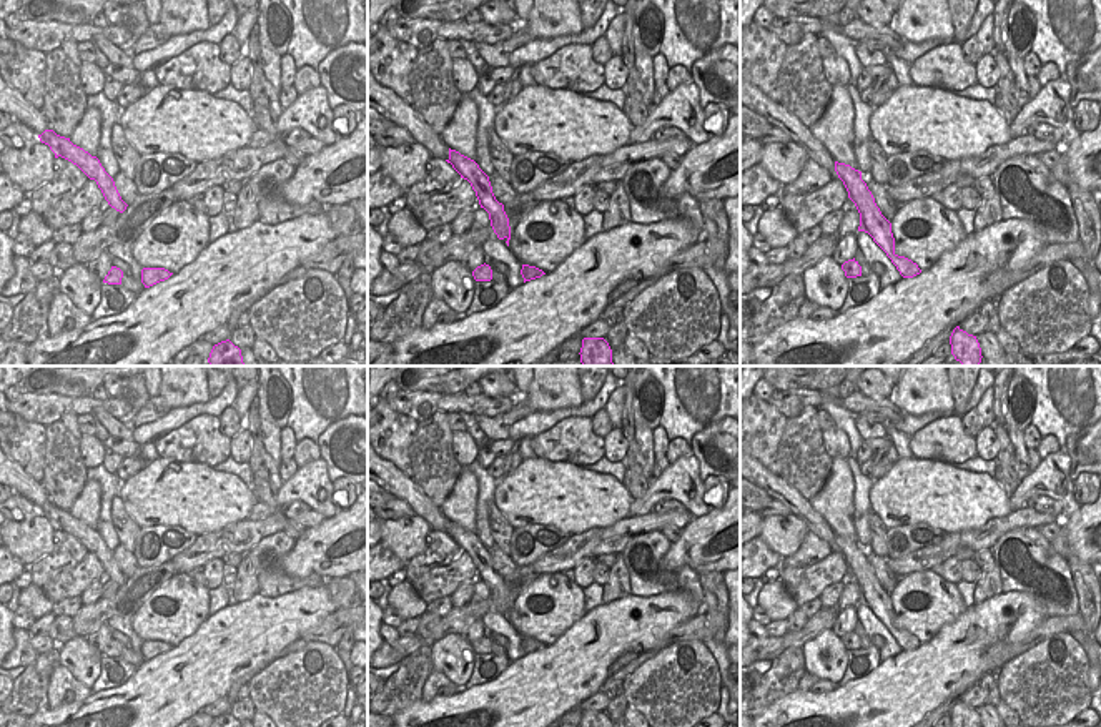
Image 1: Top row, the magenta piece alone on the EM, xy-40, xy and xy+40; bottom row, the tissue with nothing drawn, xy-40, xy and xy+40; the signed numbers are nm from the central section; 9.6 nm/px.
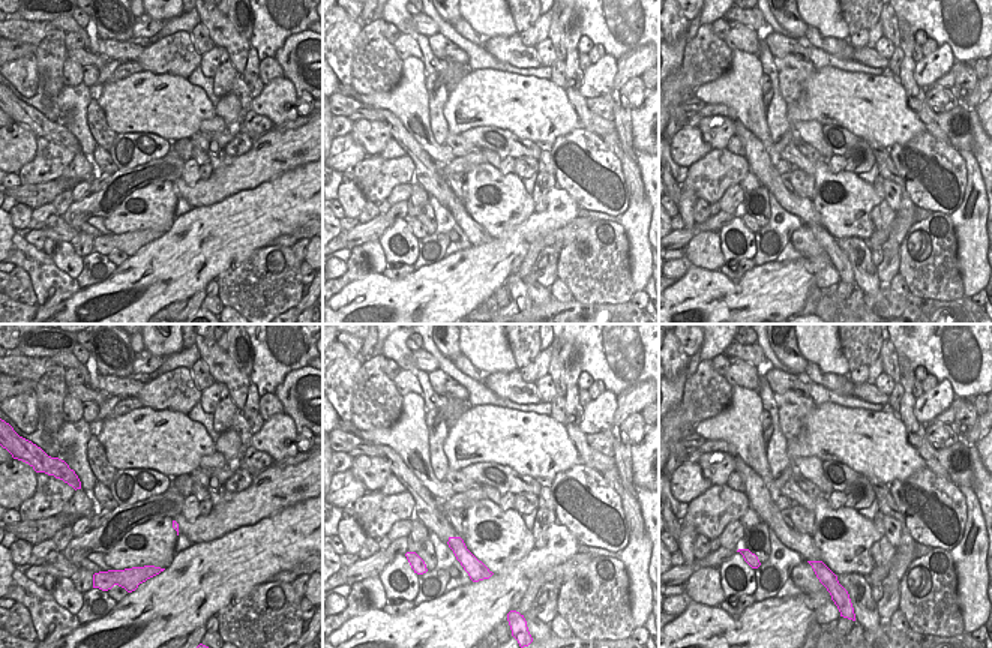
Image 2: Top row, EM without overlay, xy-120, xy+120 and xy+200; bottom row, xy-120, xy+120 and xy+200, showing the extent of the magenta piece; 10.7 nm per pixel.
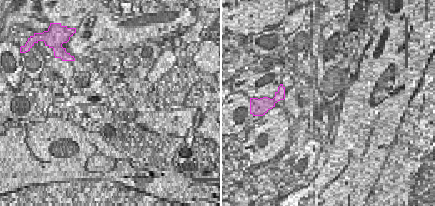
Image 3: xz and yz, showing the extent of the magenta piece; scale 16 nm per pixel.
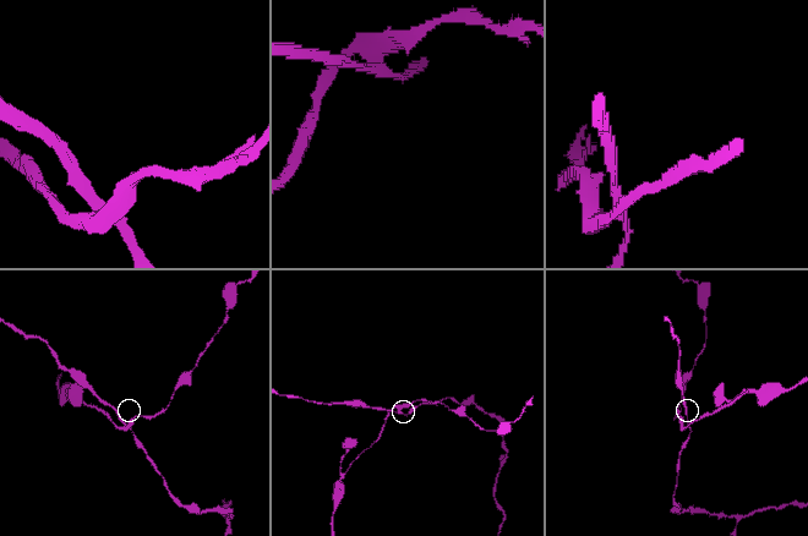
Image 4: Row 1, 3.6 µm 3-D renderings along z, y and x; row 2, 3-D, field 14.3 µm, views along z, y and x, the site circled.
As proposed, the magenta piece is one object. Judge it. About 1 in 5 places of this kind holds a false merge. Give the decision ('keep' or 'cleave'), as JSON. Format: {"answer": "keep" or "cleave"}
{"answer": "cleave"}

